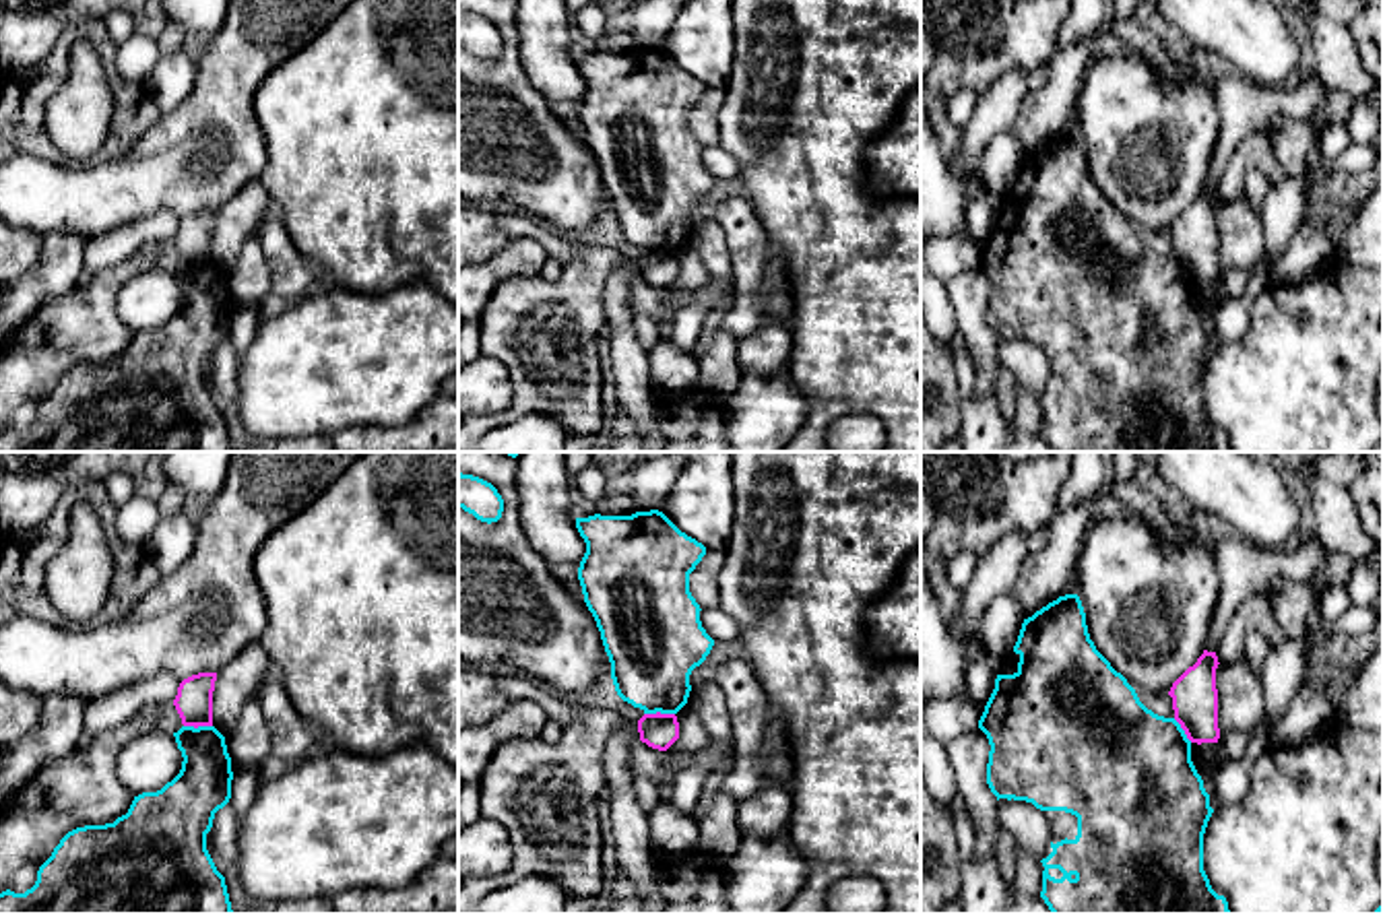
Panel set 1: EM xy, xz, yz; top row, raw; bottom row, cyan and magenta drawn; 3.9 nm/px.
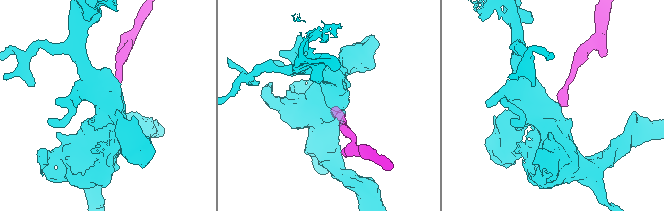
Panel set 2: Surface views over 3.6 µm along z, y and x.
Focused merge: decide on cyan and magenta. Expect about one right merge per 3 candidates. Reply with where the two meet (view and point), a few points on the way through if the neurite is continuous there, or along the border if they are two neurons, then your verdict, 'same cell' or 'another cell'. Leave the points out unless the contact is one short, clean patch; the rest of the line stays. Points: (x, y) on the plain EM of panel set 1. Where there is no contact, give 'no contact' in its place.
contact xz (659, 248); border xz (673, 250), (645, 252); another cell

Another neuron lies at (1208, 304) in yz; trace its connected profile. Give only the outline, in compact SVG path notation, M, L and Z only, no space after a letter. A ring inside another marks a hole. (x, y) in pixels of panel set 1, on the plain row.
M1191 281L1191 299L1201 316L1216 316L1222 303L1228 299L1224 289L1216 283L1216 291L1205 291L1197 281Z

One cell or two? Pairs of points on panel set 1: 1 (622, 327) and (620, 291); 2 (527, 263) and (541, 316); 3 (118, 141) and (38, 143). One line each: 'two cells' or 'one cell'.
1: one cell
2: two cells
3: one cell

